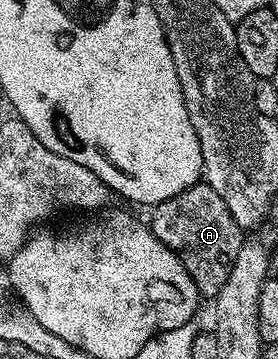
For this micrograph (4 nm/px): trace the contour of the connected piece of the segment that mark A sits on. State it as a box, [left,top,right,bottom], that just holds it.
[148,181,244,299]

